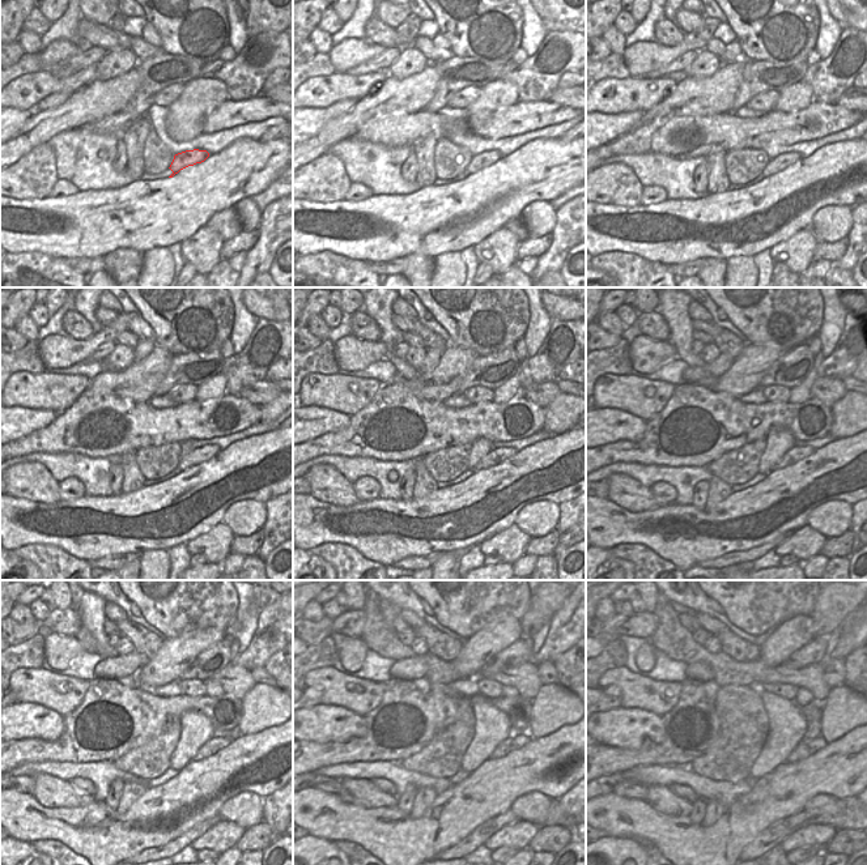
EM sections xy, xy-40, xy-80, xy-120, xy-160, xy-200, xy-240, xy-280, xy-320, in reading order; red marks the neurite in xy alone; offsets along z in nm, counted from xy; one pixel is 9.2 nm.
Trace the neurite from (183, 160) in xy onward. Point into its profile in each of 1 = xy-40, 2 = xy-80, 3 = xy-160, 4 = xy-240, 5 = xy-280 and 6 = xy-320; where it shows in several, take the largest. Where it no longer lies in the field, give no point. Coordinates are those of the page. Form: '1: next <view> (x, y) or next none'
1: next xy-40 (480, 161)
2: next xy-80 (782, 161)
3: next xy-160 (496, 456)
4: next xy-240 (216, 744)
5: next xy-280 (517, 741)
6: next xy-320 (804, 749)

